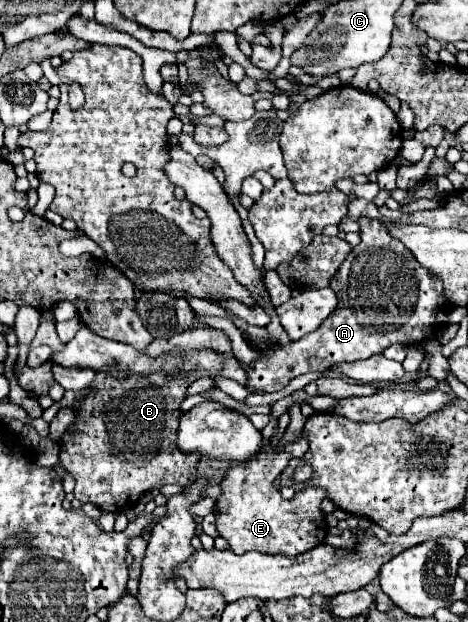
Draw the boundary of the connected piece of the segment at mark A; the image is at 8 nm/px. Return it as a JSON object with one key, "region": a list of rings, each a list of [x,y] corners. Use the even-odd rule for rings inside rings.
{"region":[[[359,217],[357,223],[361,243],[351,249],[331,279],[331,289],[339,297],[335,313],[331,313],[317,331],[299,341],[283,347],[273,345],[269,351],[261,351],[259,359],[251,365],[241,365],[247,373],[245,387],[249,393],[279,391],[297,375],[325,371],[343,361],[367,359],[395,343],[419,345],[421,341],[433,339],[443,327],[451,305],[445,301],[441,279],[417,265],[417,259],[401,241],[391,237],[381,221]]]}

